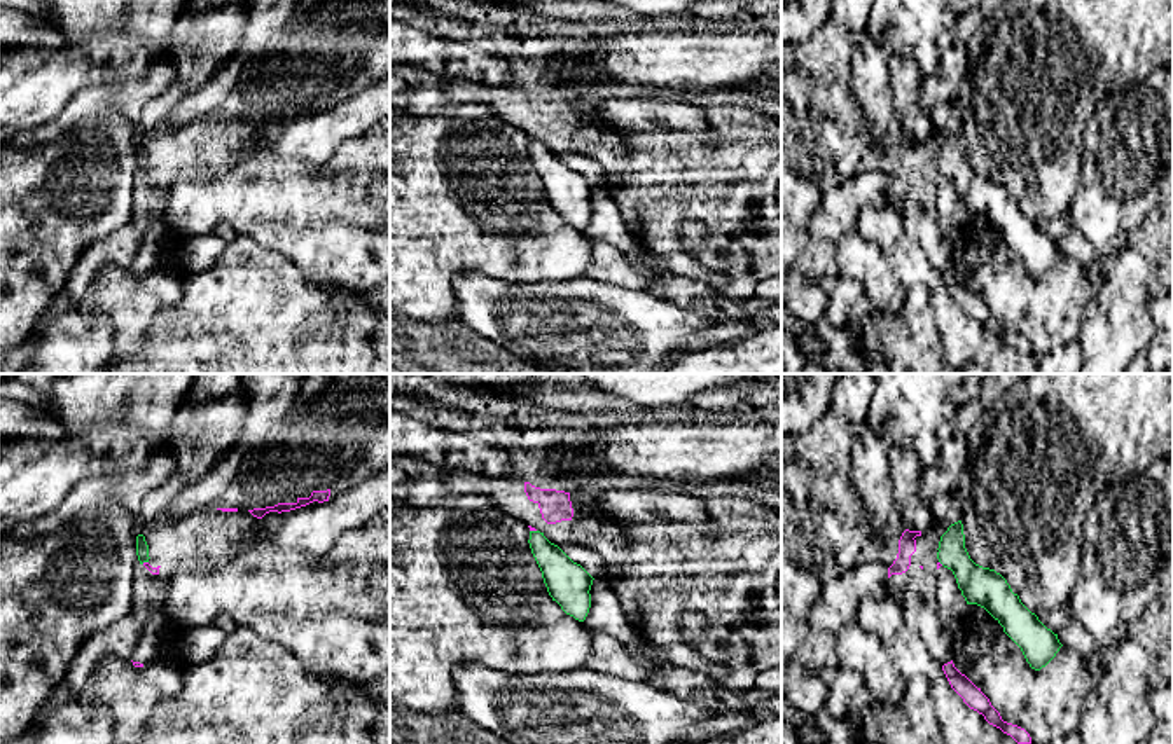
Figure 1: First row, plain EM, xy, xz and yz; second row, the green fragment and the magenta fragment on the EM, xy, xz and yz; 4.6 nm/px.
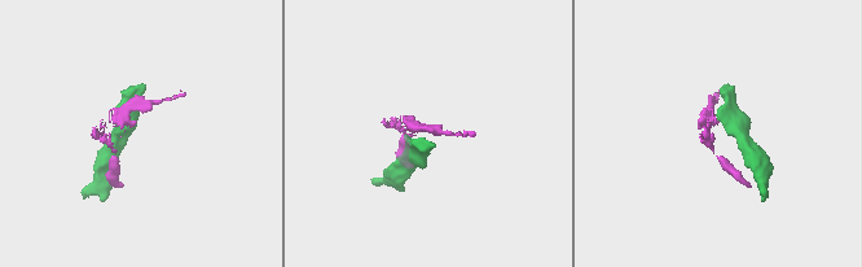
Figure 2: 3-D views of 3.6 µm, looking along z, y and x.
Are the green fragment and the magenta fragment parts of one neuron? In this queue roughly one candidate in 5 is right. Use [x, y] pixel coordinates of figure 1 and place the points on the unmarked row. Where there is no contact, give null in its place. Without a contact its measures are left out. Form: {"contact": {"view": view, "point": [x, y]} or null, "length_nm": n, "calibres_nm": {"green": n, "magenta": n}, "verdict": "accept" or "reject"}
{"contact": {"view": "xz", "point": [534, 140]}, "length_nm": 30, "calibres_nm": {"green": 170, "magenta": 20}, "verdict": "reject"}

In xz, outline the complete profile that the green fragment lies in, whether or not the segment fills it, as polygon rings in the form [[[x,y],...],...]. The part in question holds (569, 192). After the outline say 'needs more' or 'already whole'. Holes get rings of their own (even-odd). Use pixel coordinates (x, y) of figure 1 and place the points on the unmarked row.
[[[530,140],[528,152],[552,210],[566,224],[584,231],[591,217],[589,199],[594,187],[558,154],[551,152],[544,141]]] | already whole

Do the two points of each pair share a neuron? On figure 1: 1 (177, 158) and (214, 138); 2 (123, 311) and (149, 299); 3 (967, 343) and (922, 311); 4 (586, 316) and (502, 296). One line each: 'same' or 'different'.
1: same
2: same
3: different
4: same

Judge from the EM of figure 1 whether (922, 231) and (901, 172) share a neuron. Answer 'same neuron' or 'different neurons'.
same neuron

